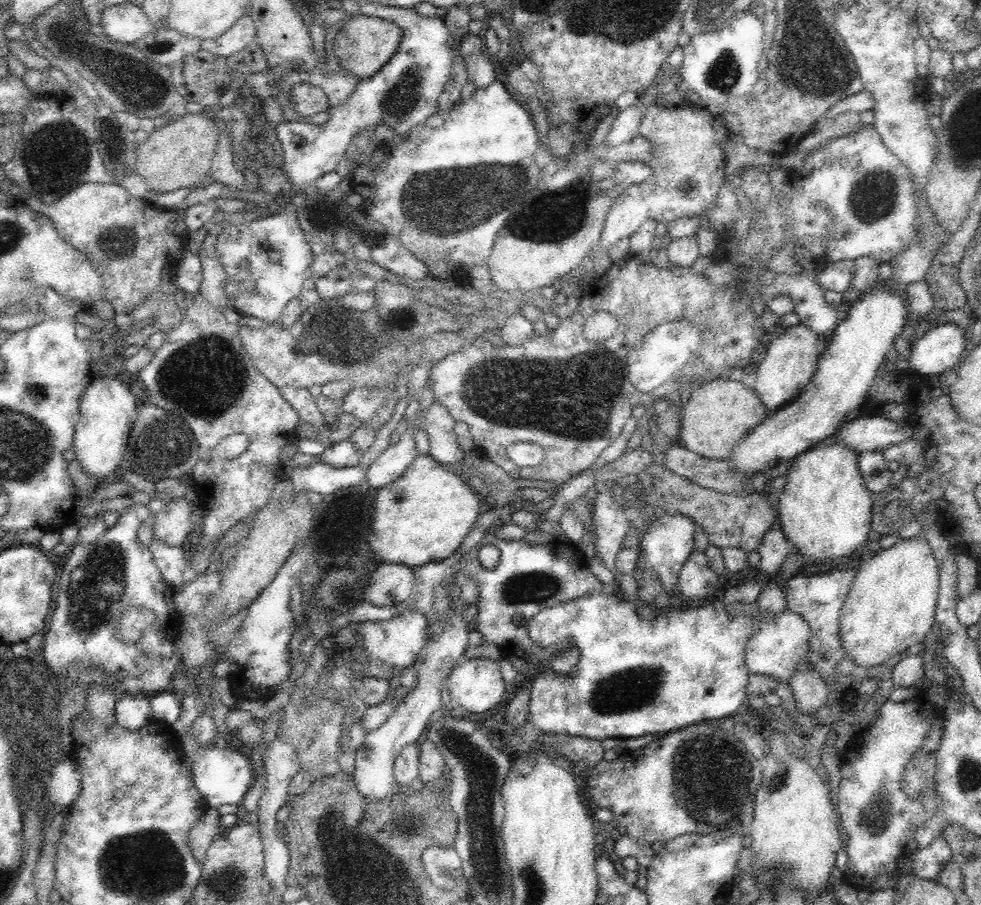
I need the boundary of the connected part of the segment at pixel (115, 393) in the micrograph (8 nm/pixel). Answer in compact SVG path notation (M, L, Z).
M92 378L92 382L84 390L79 402L79 419L75 424L73 449L80 466L94 481L100 483L105 476L115 473L123 461L134 419L139 406L136 395L132 393L129 382L125 378Z

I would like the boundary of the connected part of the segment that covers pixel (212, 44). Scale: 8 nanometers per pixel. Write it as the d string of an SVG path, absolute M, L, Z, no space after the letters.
M246 13L234 26L230 26L218 38L206 38L206 40L202 40L201 48L211 52L216 57L223 56L226 58L244 50L248 46L248 43L255 39L255 34L255 23L249 14Z

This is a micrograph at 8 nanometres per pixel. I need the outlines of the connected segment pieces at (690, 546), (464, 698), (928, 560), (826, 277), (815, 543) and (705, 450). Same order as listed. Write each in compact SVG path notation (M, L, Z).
M666 512L664 516L658 516L650 524L646 536L642 538L642 542L639 542L639 564L652 569L655 576L660 579L663 590L670 594L674 590L674 586L677 586L677 580L684 562L688 560L688 556L694 550L694 532L696 532L696 524L692 518L680 513Z
M470 658L461 666L454 667L448 676L448 690L453 704L459 704L467 714L486 712L506 696L499 662L492 658Z
M926 539L900 540L888 549L874 548L868 560L855 570L855 578L844 601L839 620L839 635L846 657L855 666L884 664L892 656L908 650L912 644L921 644L928 632L935 630L935 610L939 593L940 565Z
M853 260L827 262L822 267L815 267L813 271L817 276L817 282L825 291L834 290L844 294L846 290L851 289L854 278Z
M835 440L822 442L802 454L798 454L790 461L786 482L779 494L777 515L780 516L781 529L785 531L786 538L798 552L810 563L828 563L834 558L842 558L852 554L862 545L870 545L868 532L871 530L873 506L877 493L868 490L865 485L860 467L858 466L859 453Z
M725 376L704 381L696 386L682 408L680 432L676 442L698 456L724 460L729 458L739 440L758 426L768 410L750 382L734 381Z

